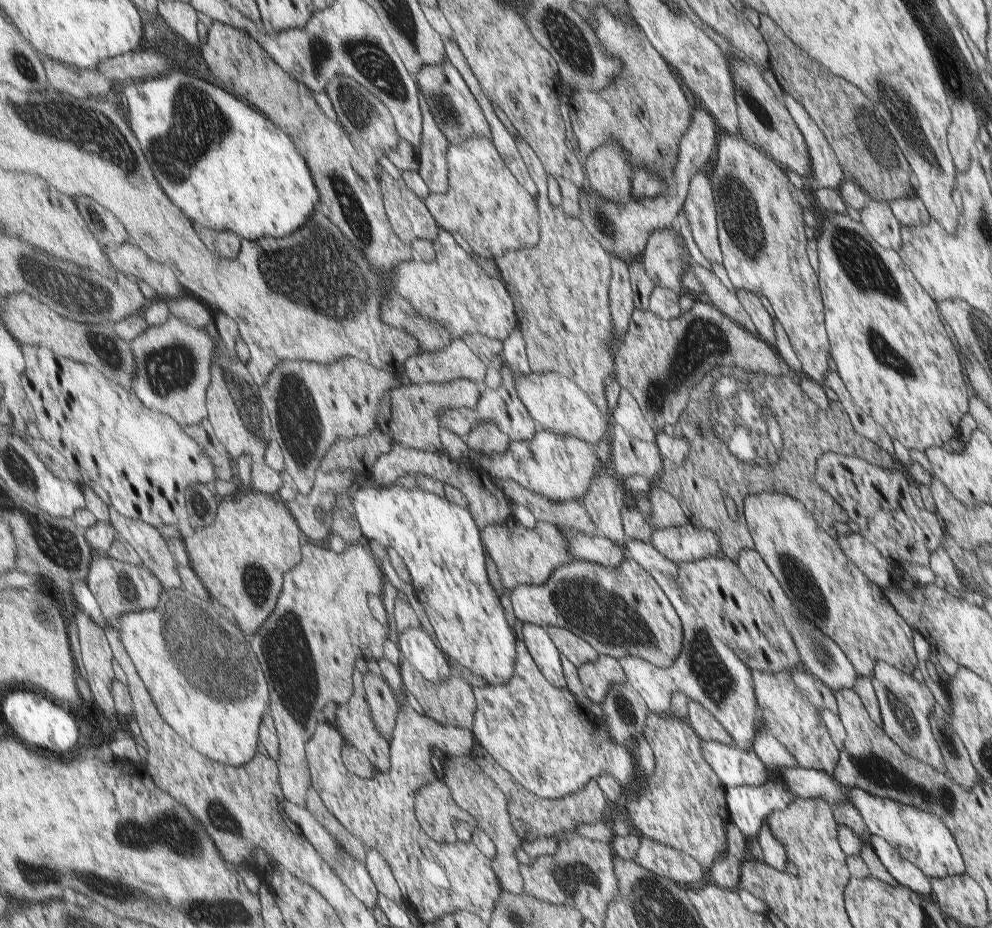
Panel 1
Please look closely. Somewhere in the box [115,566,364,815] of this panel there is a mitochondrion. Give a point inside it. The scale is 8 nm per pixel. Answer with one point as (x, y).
(208, 650)

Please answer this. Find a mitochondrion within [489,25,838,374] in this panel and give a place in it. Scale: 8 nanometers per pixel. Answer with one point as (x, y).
(742, 223)

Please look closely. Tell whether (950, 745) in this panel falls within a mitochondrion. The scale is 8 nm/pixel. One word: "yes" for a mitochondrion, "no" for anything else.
yes

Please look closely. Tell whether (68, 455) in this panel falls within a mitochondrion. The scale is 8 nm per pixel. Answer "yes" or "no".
no

